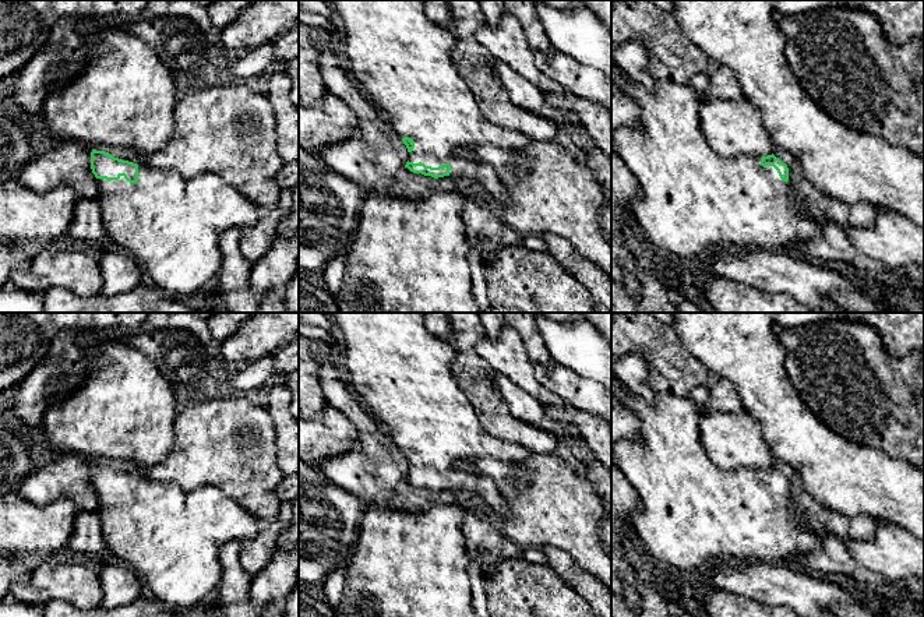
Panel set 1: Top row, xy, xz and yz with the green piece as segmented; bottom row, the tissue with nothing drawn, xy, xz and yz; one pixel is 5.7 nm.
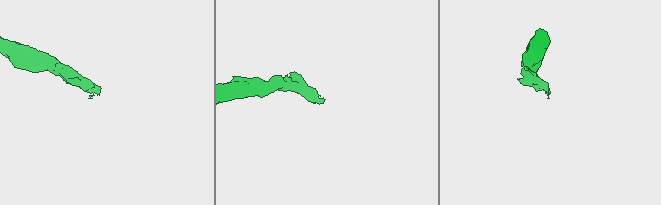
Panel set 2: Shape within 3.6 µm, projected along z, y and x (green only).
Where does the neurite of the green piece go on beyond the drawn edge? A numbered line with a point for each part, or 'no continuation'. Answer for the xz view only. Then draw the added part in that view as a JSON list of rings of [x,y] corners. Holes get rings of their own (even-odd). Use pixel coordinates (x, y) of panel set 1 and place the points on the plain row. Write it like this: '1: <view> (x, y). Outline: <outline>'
1: xz (404, 373). Outline: [[[329,313],[334,322],[345,336],[345,348],[341,352],[341,369],[345,378],[355,387],[370,408],[373,419],[381,430],[388,434],[392,444],[399,449],[409,449],[415,454],[415,461],[408,468],[413,476],[438,480],[449,476],[449,489],[465,490],[475,501],[490,508],[494,516],[509,514],[508,504],[494,482],[487,476],[462,470],[458,463],[465,459],[480,459],[491,456],[494,459],[515,465],[516,470],[509,475],[514,487],[522,490],[532,480],[532,473],[523,469],[523,463],[532,451],[521,444],[500,440],[491,436],[479,422],[476,410],[458,387],[452,376],[452,362],[456,349],[451,341],[445,341],[430,334],[423,321],[423,313]]]

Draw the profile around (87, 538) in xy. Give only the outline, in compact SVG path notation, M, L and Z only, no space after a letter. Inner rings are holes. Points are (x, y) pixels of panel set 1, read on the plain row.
M78 510L67 549L75 554L96 556L106 551L100 518L96 511Z

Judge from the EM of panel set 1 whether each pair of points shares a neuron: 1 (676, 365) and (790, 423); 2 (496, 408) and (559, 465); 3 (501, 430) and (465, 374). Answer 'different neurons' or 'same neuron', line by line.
1: different neurons
2: different neurons
3: same neuron

